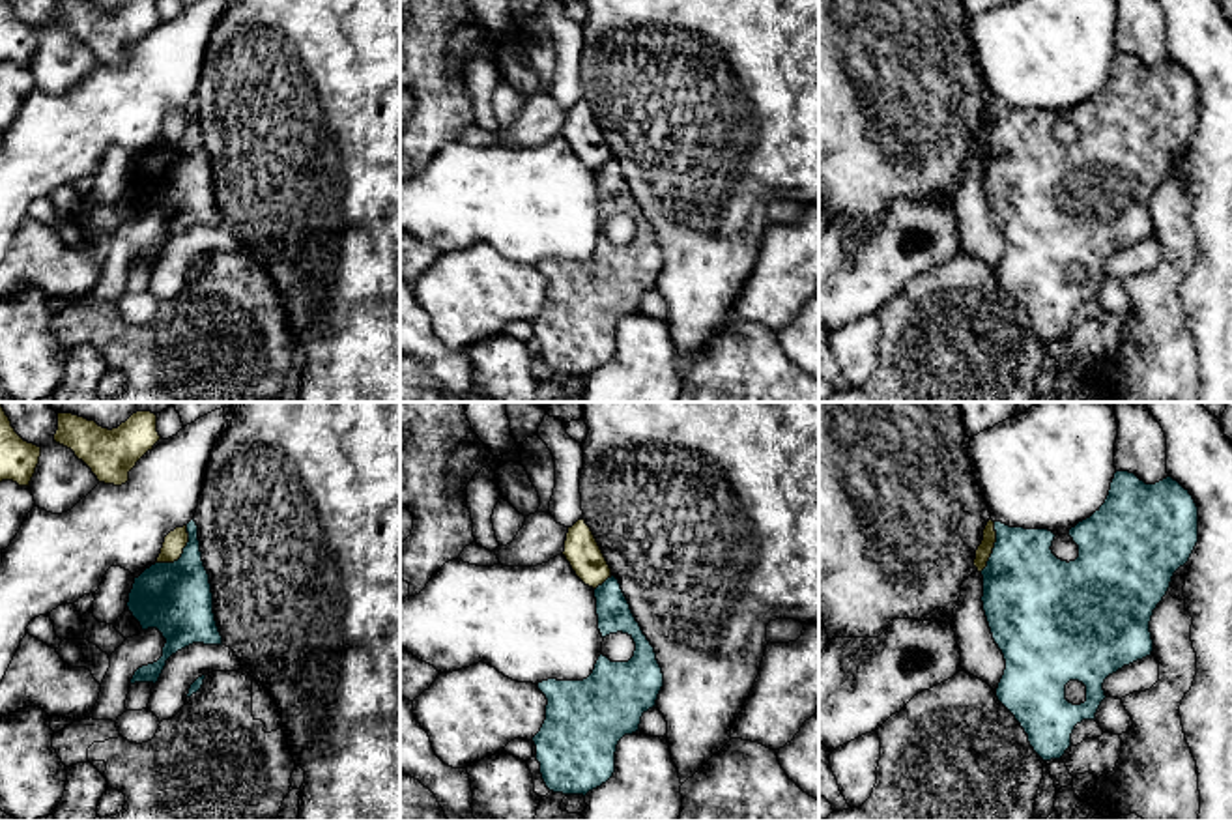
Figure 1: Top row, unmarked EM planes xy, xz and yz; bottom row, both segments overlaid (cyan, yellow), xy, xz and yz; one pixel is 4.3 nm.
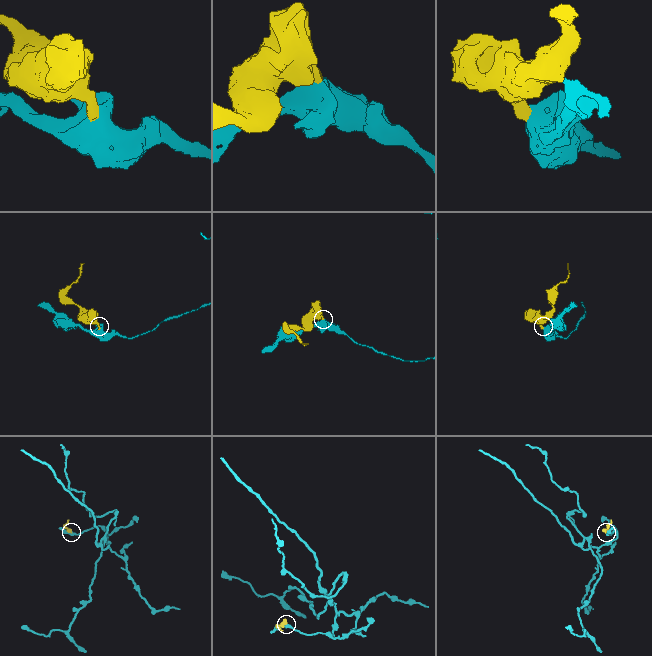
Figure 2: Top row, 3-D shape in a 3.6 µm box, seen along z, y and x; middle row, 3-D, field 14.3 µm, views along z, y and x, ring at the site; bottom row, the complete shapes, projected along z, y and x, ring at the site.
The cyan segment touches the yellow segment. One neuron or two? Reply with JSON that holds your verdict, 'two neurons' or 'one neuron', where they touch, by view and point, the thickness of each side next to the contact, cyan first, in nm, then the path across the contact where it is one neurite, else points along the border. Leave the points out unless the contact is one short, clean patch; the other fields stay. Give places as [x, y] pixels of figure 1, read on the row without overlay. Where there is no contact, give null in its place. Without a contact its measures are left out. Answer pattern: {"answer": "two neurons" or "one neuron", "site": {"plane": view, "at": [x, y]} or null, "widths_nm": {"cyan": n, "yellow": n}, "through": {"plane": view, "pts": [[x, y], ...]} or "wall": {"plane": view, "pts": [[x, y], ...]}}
{"answer": "two neurons", "site": {"plane": "xy", "at": [182, 135]}, "widths_nm": {"cyan": 320, "yellow": 90}, "wall": {"plane": "xy", "pts": [[187, 107], [184, 133], [172, 143], [156, 144]]}}

